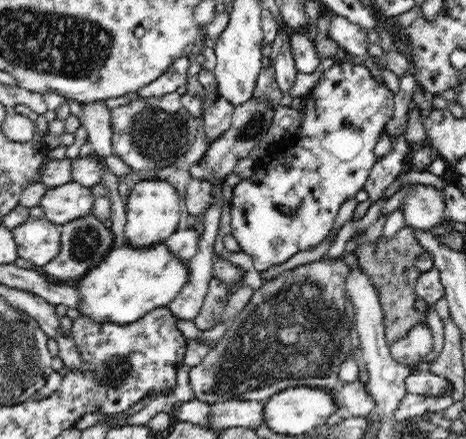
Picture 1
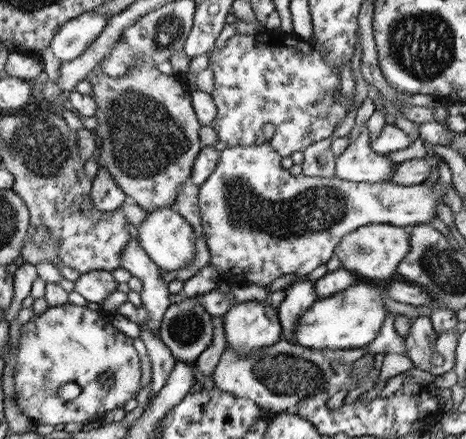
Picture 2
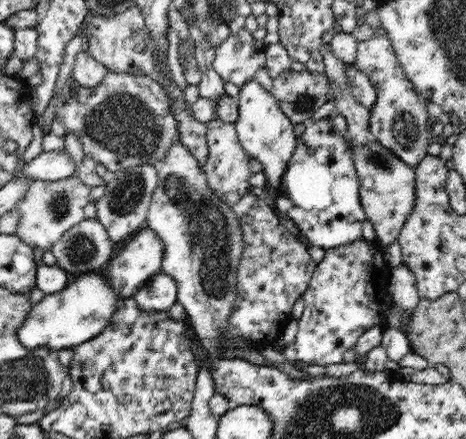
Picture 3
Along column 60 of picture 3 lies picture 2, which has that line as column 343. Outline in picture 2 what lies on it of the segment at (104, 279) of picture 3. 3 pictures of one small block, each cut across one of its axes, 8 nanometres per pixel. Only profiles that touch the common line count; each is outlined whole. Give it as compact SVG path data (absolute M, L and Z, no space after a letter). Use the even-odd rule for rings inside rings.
M359 282L349 286L347 290L341 290L329 298L317 298L317 302L313 302L309 306L309 310L305 310L301 314L301 318L297 320L297 328L295 328L295 342L299 346L311 348L311 350L351 350L351 348L363 348L367 346L379 332L381 326L385 322L385 318L389 316L389 312L383 306L383 298L387 294L385 286L389 282Z

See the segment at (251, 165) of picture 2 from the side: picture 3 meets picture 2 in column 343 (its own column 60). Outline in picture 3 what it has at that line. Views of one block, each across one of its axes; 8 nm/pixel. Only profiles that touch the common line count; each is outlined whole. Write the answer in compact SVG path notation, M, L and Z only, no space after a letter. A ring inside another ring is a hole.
M78 176L64 178L58 182L32 180L28 194L16 206L22 212L22 220L20 220L20 228L18 228L16 236L22 242L30 244L32 248L40 246L40 248L48 250L54 242L60 242L68 230L72 230L76 224L86 220L84 206L90 202L88 194L90 194L90 186L84 184Z

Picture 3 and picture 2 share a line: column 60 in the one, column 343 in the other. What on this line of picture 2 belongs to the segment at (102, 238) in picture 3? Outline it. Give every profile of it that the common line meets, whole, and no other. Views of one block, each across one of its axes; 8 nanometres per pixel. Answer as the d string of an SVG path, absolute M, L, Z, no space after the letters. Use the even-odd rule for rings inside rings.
M369 224L347 234L343 242L333 248L333 256L339 260L341 268L369 280L369 282L389 282L397 264L405 258L409 250L409 228L397 228L389 224Z

